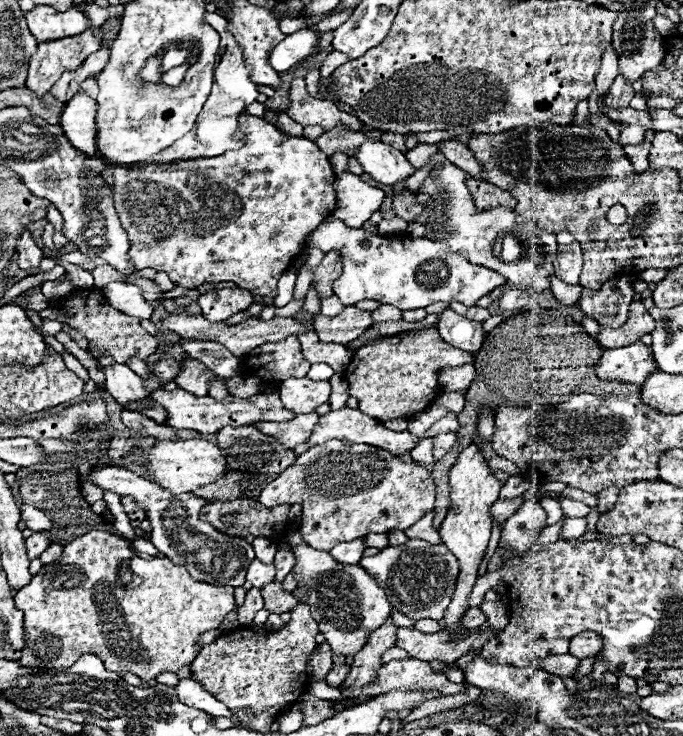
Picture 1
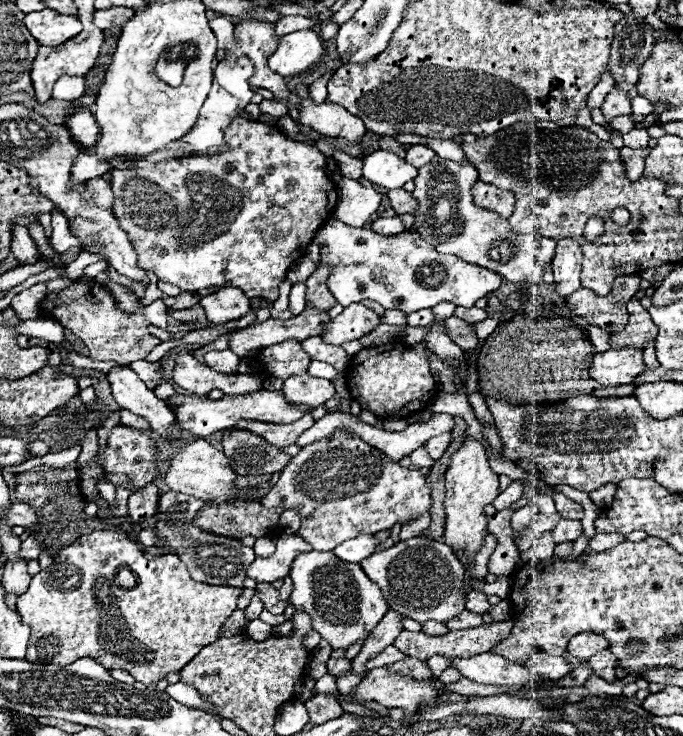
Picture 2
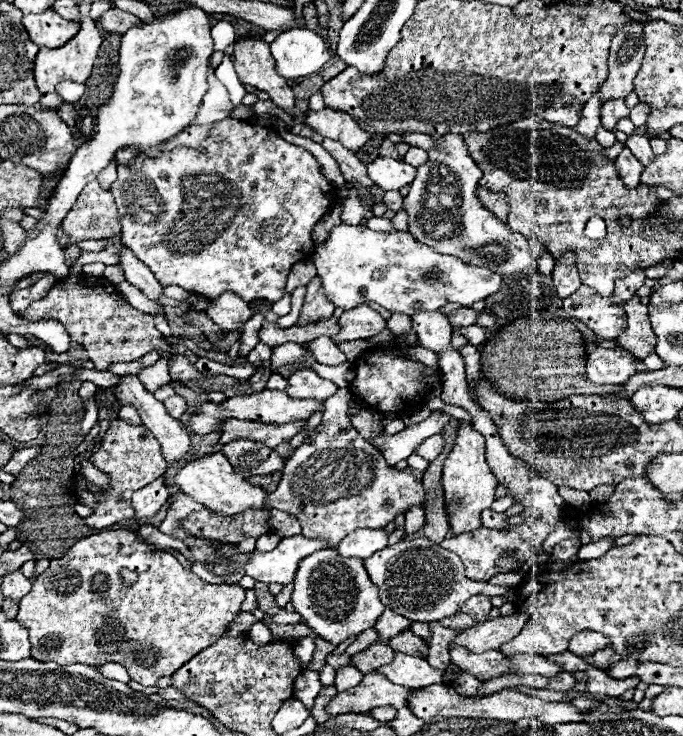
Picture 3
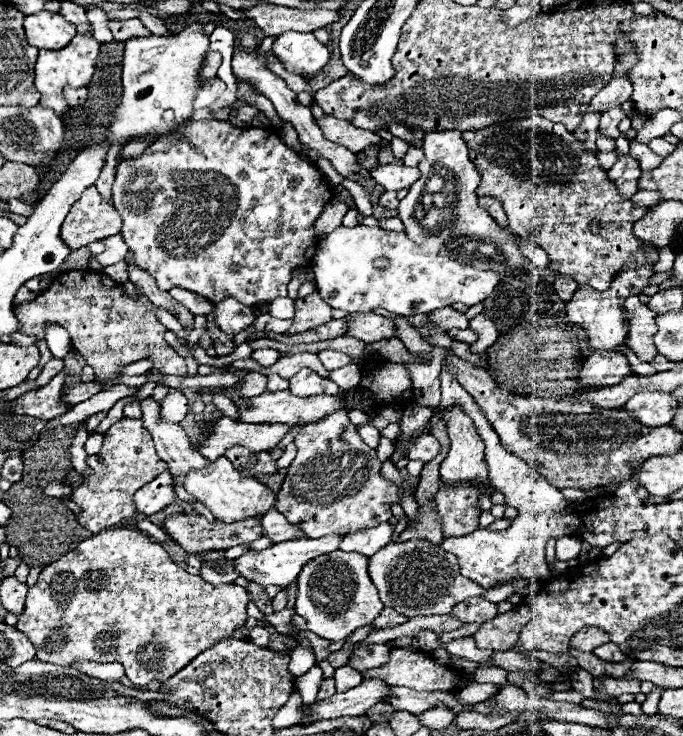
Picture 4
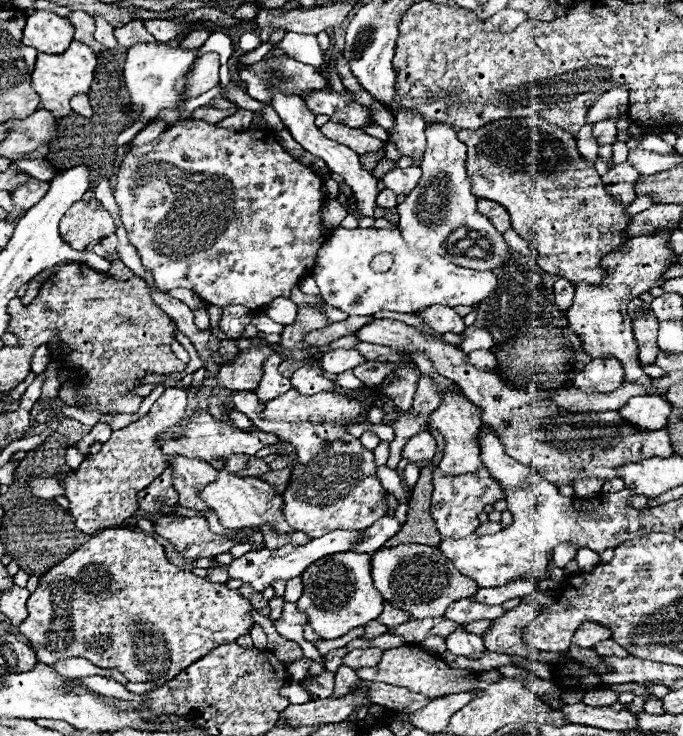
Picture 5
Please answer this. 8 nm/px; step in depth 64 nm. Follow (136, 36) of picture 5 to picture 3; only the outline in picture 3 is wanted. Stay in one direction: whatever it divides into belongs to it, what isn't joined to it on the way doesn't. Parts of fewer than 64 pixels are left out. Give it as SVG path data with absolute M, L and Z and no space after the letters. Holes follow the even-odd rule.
M114 8L114 10L108 10L100 18L100 24L108 32L112 32L112 34L126 34L134 24L140 24L140 20L134 14L130 14L130 12L124 12L124 10Z

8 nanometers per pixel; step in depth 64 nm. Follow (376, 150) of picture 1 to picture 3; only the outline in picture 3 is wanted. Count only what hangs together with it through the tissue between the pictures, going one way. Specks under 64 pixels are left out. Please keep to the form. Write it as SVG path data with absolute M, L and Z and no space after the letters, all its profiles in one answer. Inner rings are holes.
M376 158L368 164L368 176L384 190L400 190L402 186L412 184L416 168L394 158Z

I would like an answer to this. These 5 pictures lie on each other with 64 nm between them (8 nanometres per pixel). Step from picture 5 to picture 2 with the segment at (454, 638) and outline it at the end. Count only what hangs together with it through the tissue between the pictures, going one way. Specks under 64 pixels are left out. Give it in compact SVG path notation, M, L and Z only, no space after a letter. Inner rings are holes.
M494 652L476 654L470 658L454 658L452 666L462 672L462 676L480 682L480 684L492 684L492 686L526 686L526 678L532 678L532 674L522 668L520 664L514 664Z

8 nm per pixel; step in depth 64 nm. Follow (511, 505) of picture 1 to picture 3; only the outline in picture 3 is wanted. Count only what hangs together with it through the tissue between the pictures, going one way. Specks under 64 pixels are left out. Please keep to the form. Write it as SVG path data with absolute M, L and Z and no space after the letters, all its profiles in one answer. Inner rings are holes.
M490 508L486 512L482 512L480 518L482 518L482 526L484 528L494 528L494 530L508 530L510 528L510 526L506 526L508 516L506 514L496 514Z

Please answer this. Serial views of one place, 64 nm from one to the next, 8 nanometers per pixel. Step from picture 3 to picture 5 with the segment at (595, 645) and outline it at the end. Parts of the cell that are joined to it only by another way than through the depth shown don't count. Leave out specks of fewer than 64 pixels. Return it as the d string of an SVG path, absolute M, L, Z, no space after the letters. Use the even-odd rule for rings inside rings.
M586 622L586 624L580 624L580 628L576 630L572 644L580 646L580 648L594 648L594 644L598 644L600 640L608 640L610 636L612 636L610 628L606 628L602 624Z

